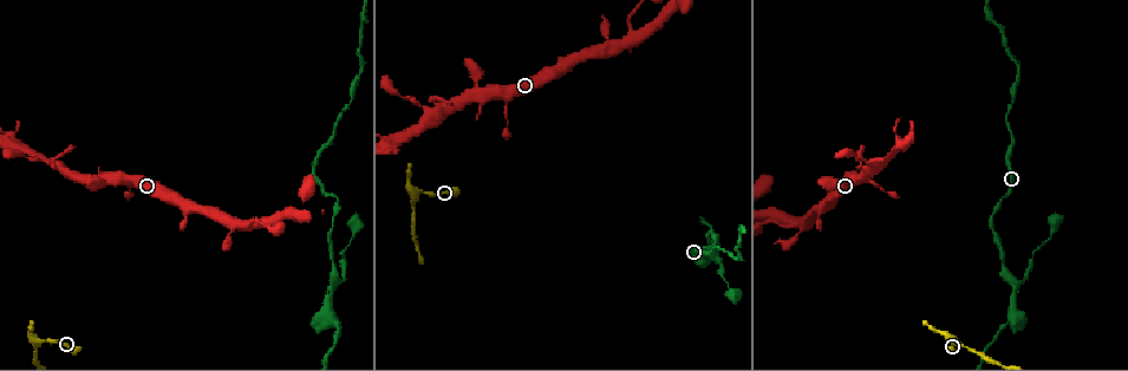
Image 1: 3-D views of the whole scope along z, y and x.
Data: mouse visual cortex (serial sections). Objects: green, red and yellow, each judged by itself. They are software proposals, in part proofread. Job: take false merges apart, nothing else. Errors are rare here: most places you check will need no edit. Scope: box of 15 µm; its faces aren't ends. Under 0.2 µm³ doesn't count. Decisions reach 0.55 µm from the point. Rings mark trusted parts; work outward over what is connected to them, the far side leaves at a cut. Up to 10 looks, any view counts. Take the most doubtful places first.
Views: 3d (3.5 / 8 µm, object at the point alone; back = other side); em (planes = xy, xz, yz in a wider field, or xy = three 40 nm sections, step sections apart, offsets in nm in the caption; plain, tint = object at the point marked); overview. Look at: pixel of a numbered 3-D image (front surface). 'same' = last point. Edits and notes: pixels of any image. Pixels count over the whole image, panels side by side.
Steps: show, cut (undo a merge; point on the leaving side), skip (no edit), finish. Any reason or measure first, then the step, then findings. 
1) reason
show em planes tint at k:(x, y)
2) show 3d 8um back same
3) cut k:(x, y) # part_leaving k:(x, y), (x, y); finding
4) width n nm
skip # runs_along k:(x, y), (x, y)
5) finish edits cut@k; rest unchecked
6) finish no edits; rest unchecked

show 3d 3.5um at 1:(41, 343)

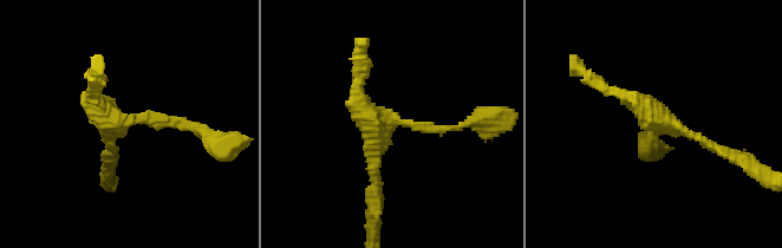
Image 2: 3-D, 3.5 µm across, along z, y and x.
show em xy step 2 tint at 2:(653, 119)

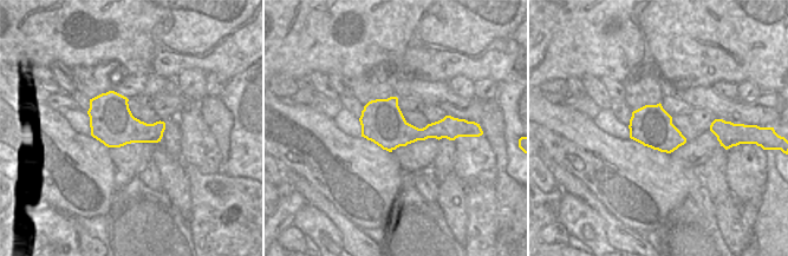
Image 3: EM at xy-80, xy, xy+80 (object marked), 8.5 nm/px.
skip # all the same cell

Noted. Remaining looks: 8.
side arm on a straight run
show 3d 3.5um at 1:(902, 147)

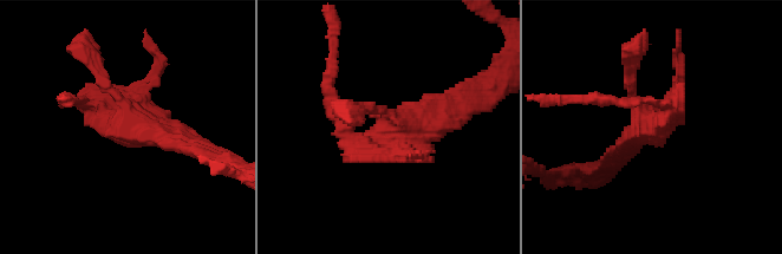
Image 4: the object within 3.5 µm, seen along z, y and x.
shape alone is not enough
show em xy step 5 tint at 4:(408, 132)

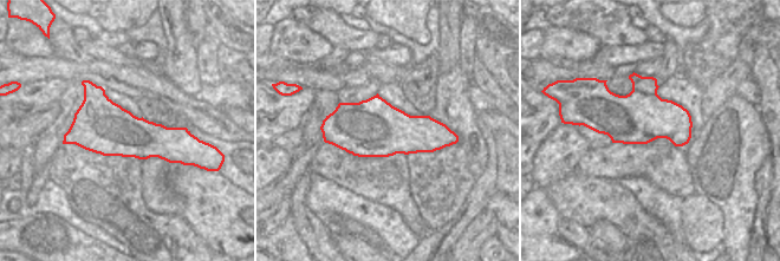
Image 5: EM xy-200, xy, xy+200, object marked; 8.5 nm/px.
skip # runs_along 4:(210, 152), (116, 124), (95, 88); all the same cell

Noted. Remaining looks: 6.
two arms in line, one across
show 3d 3.5um at 1:(255, 225)

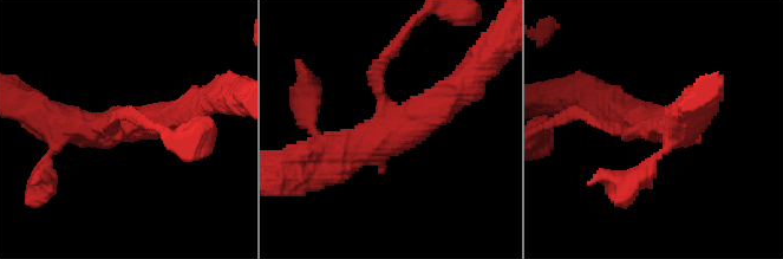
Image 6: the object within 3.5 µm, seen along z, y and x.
arms 3; arm_widths 150, 400, 500 nm
show em xy step 2 tint at 6:(125, 122)

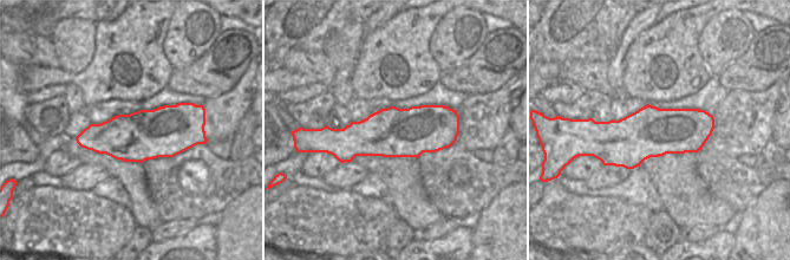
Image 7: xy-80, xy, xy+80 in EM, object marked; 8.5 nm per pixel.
show em xy step 5 tint same

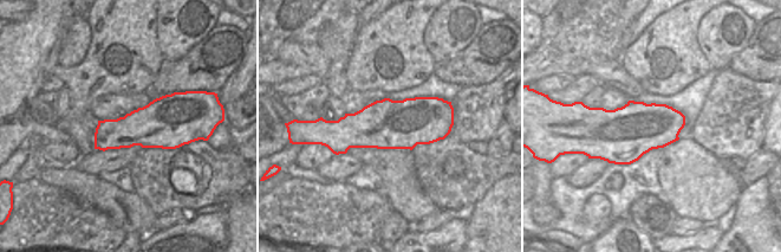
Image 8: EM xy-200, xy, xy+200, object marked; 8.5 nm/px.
skip # runs_along 6:(319, 155), (377, 146), (456, 88); continuous, no second cell

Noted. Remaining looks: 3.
thick turns thin
show 3d 3.5um at 1:(332, 270)

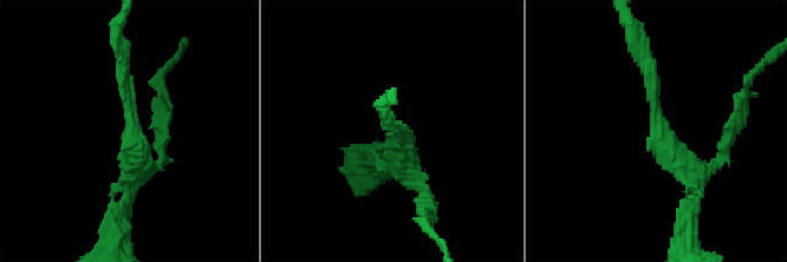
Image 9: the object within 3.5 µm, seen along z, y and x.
show em xy step 2 tint at 9:(401, 133)

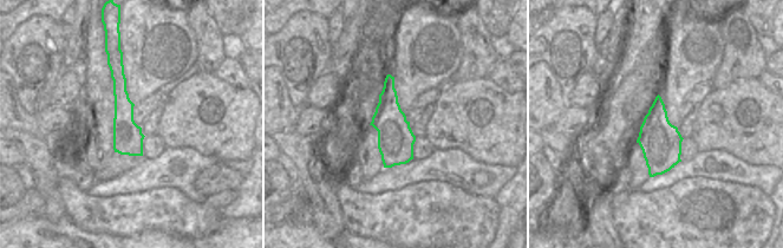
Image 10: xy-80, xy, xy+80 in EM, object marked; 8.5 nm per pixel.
arm_widths 150, 250 nm
skip # runs_along 10:(119, 64), (123, 124), (139, 152); continuous, no second cell

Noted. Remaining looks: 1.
finish no edits; rest unchecked

